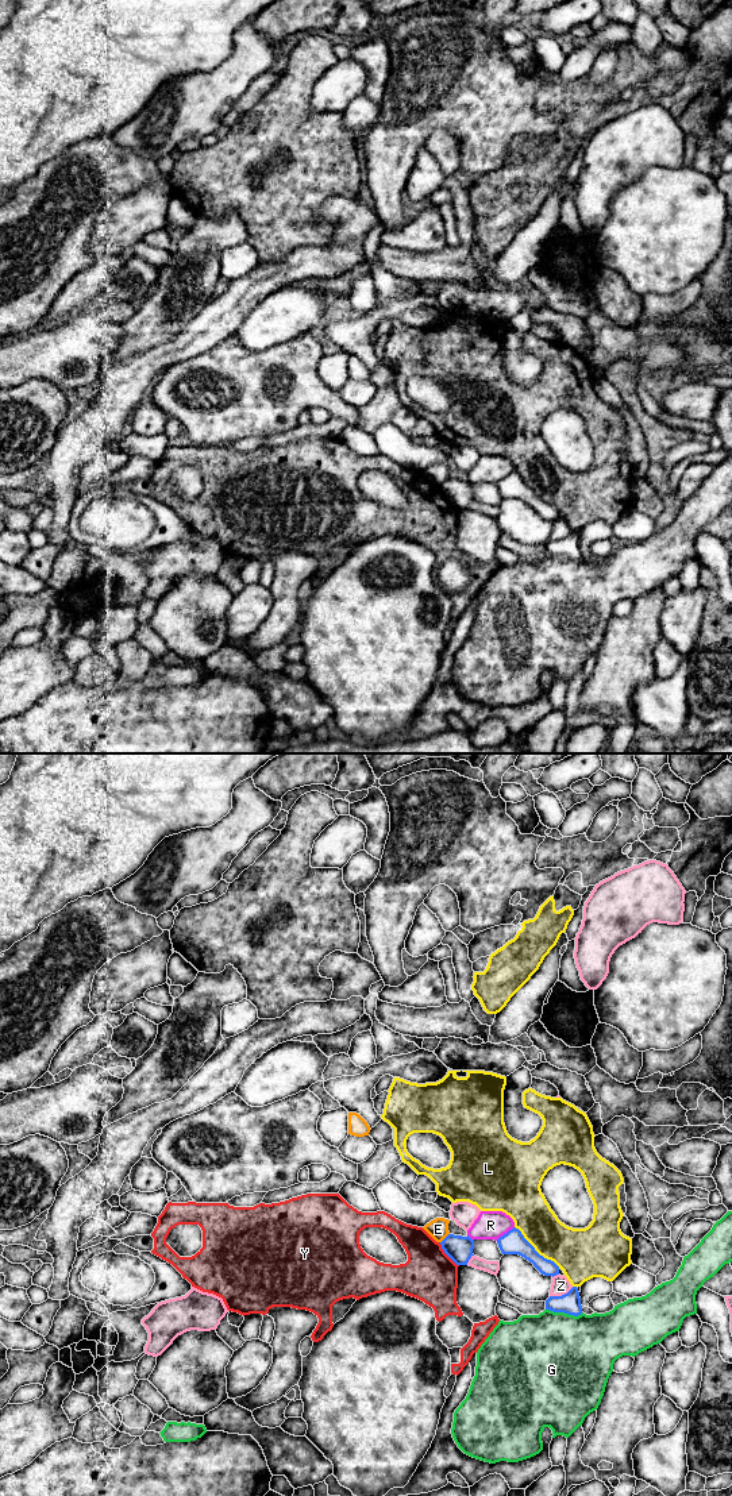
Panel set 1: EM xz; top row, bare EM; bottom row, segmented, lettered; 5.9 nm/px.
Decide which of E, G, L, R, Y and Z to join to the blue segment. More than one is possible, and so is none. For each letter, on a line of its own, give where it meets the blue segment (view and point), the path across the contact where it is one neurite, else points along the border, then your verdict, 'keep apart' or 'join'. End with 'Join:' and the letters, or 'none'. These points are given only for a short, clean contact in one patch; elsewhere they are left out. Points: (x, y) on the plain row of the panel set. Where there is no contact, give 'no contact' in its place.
E: contact xz (445, 482); border xz (449, 477), (440, 486); keep apart
G: contact xz (565, 556); keep apart
L: contact xz (535, 494); keep apart
R: contact xz (504, 478); border xz (513, 470), (496, 484); keep apart
Y: contact xz (447, 498); border xz (439, 486), (440, 492), (458, 509); keep apart
Z: contact xz (562, 539); keep apart
Join: none

